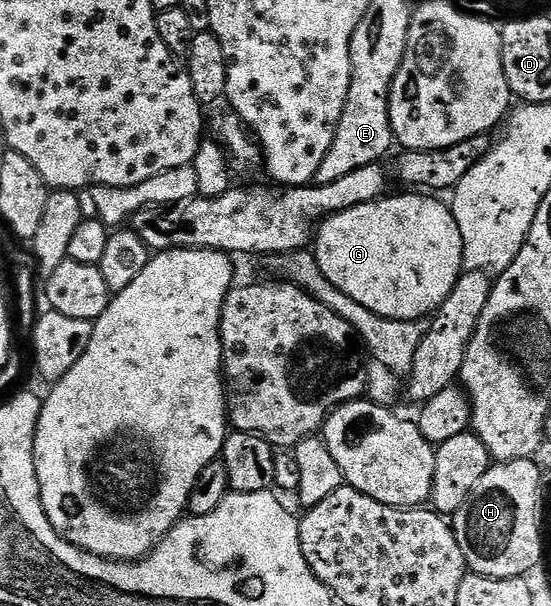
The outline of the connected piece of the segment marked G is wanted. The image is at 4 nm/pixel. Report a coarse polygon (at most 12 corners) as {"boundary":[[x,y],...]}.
{"boundary":[[433,194],[315,232],[323,274],[383,318],[432,317],[463,238]]}

